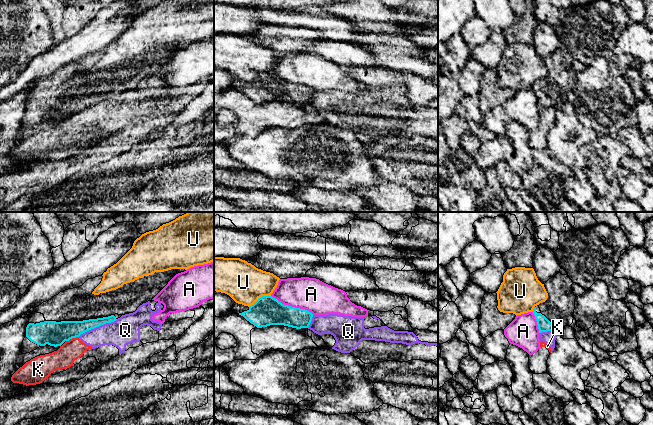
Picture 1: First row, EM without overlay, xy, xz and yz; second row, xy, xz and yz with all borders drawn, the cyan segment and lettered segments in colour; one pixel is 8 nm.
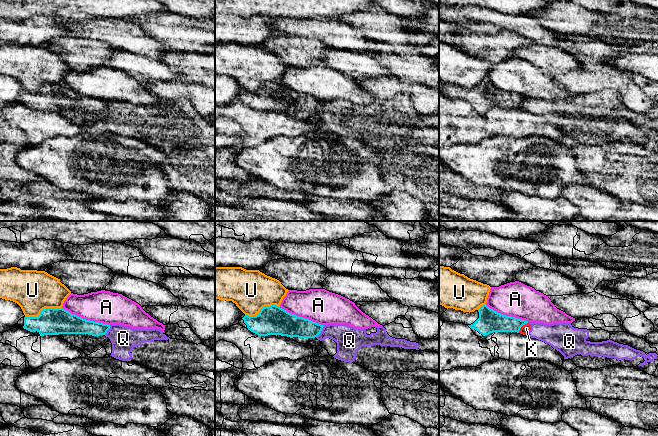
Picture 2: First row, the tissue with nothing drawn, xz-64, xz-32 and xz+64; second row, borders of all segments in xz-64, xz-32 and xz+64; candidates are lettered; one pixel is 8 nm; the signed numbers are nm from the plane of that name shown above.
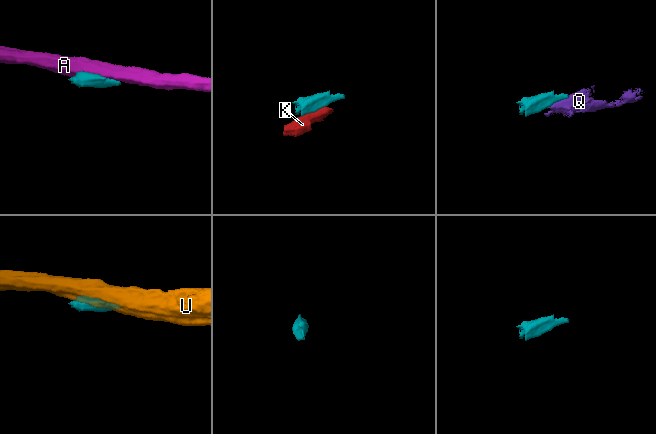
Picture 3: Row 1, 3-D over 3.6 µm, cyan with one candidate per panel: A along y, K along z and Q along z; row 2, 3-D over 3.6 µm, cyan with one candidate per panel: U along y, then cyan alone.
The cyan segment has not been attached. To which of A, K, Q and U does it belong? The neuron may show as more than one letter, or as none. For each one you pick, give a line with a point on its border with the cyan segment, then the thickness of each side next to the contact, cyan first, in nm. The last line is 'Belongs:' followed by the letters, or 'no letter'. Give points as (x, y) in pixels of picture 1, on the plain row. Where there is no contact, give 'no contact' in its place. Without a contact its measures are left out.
Belongs: no letter

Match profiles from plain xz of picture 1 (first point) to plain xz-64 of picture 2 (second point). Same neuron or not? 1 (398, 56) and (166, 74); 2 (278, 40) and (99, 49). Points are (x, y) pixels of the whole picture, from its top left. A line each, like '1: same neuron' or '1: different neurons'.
1: different neurons
2: same neuron

